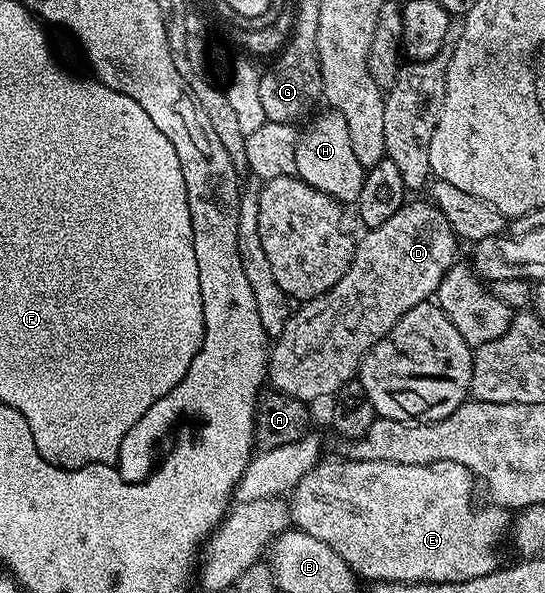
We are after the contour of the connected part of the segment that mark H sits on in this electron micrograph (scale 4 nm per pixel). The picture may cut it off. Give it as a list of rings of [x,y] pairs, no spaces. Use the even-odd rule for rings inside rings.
[[[325,109],[300,132],[296,152],[296,176],[315,190],[328,194],[336,201],[349,205],[358,202],[366,170],[361,167],[349,138],[349,127],[341,113]]]

